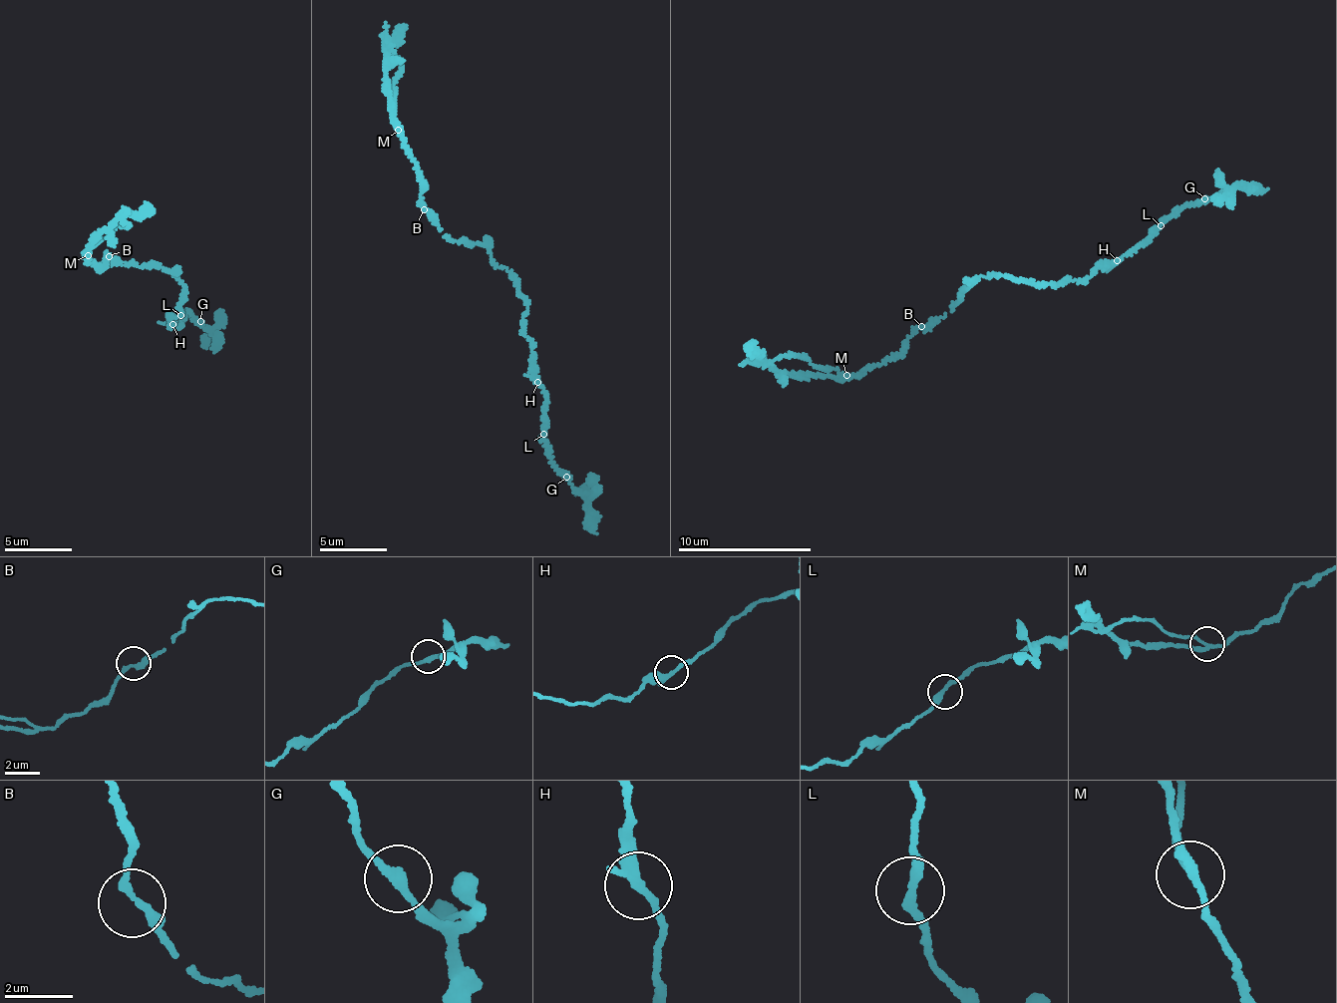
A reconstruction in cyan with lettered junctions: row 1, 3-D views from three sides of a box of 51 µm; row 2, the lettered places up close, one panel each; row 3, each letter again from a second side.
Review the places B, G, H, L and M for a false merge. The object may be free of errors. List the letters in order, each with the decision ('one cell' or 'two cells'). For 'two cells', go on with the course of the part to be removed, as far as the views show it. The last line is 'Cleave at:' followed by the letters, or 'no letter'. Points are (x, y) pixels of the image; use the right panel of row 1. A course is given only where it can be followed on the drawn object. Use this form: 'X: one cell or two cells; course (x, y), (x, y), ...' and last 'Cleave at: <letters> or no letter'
B: one cell
G: one cell
H: one cell
L: one cell
M: two cells; course (845, 373), (793, 355), (761, 364), (740, 365)
Cleave at: M

